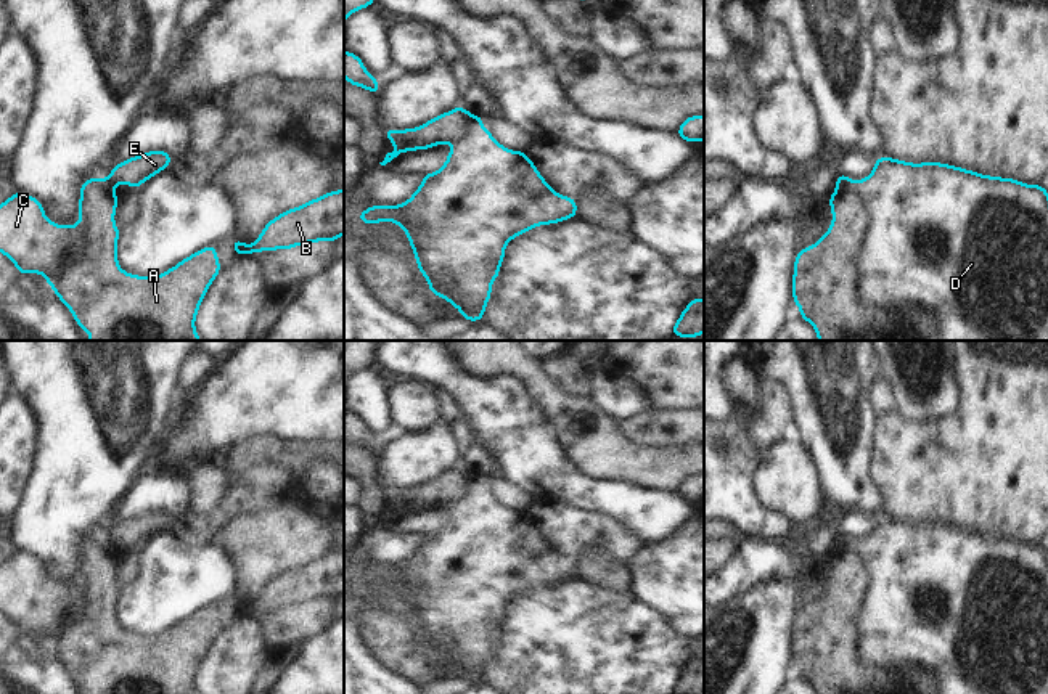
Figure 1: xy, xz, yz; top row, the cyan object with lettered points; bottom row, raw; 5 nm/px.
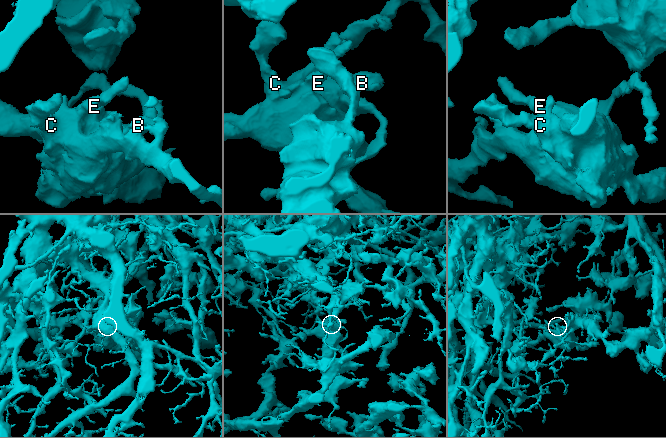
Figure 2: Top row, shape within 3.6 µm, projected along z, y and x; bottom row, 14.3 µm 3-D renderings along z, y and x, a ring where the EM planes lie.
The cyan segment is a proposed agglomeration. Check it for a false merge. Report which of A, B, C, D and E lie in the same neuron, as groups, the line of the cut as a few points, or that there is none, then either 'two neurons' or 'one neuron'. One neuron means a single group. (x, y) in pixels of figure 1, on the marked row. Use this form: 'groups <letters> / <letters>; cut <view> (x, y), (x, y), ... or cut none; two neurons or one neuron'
groups A / B C D E; cut yz (838, 187), (870, 219), (859, 296), (925, 306), (942, 339); two neurons

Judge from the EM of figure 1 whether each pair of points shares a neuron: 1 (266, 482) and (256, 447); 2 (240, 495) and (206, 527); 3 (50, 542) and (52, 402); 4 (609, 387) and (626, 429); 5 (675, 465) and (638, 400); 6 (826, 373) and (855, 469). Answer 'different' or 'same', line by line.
1: different
2: same
3: same
4: different
5: different
6: same

